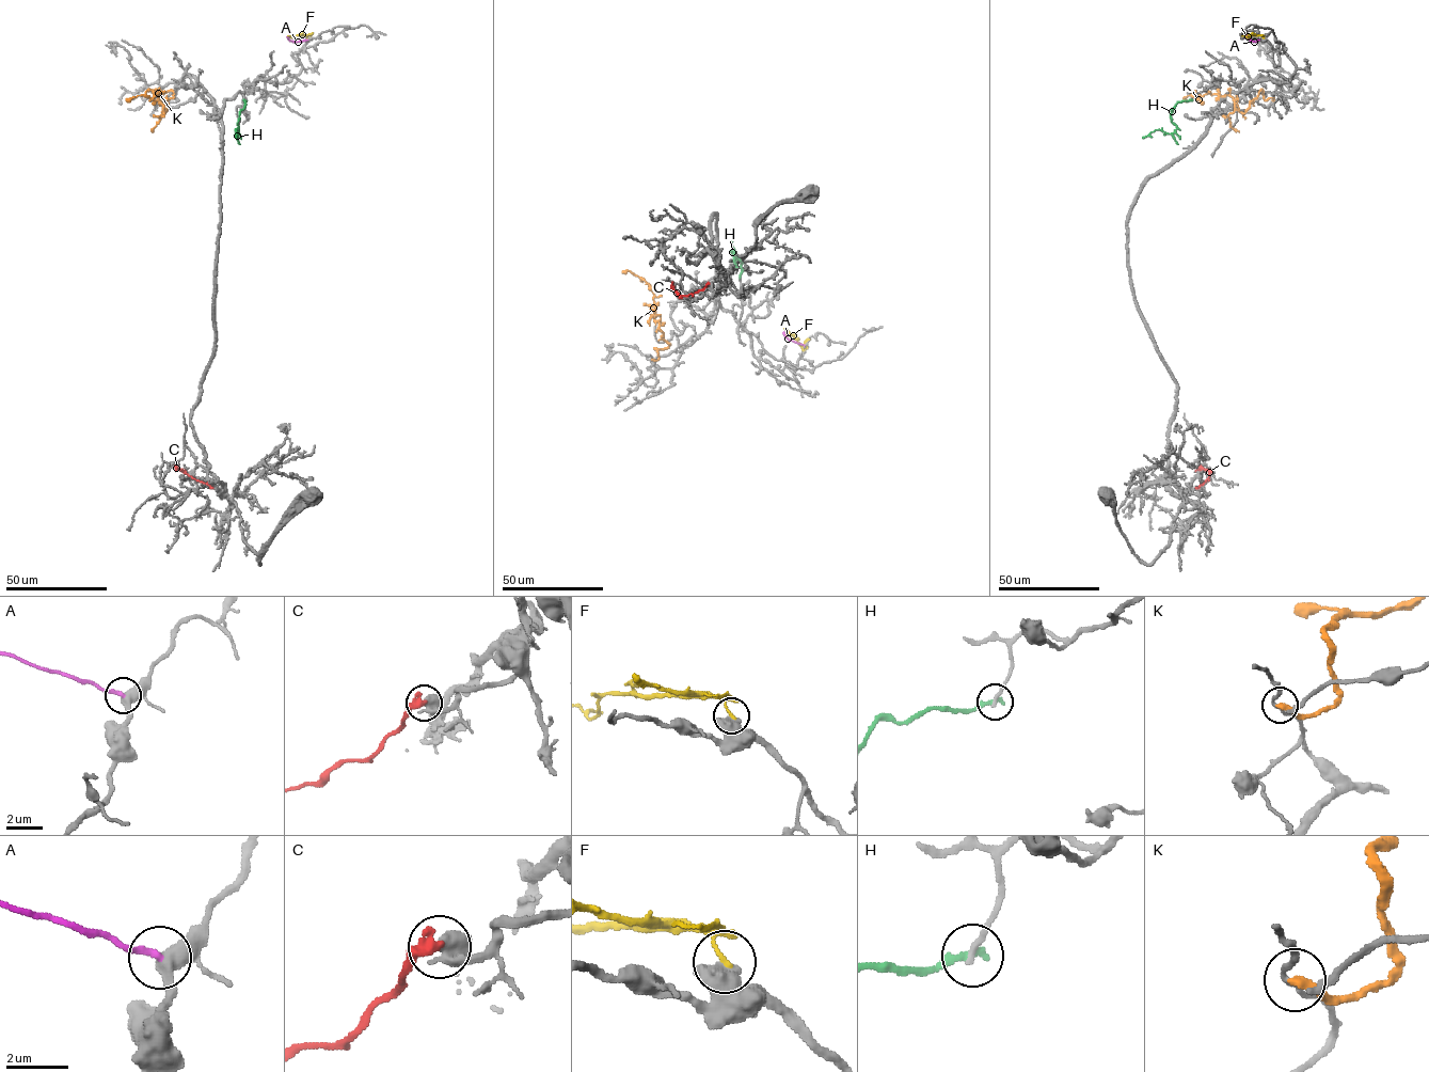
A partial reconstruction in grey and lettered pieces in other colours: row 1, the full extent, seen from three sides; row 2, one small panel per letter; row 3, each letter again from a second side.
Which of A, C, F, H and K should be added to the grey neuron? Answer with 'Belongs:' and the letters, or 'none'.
Belongs: A

